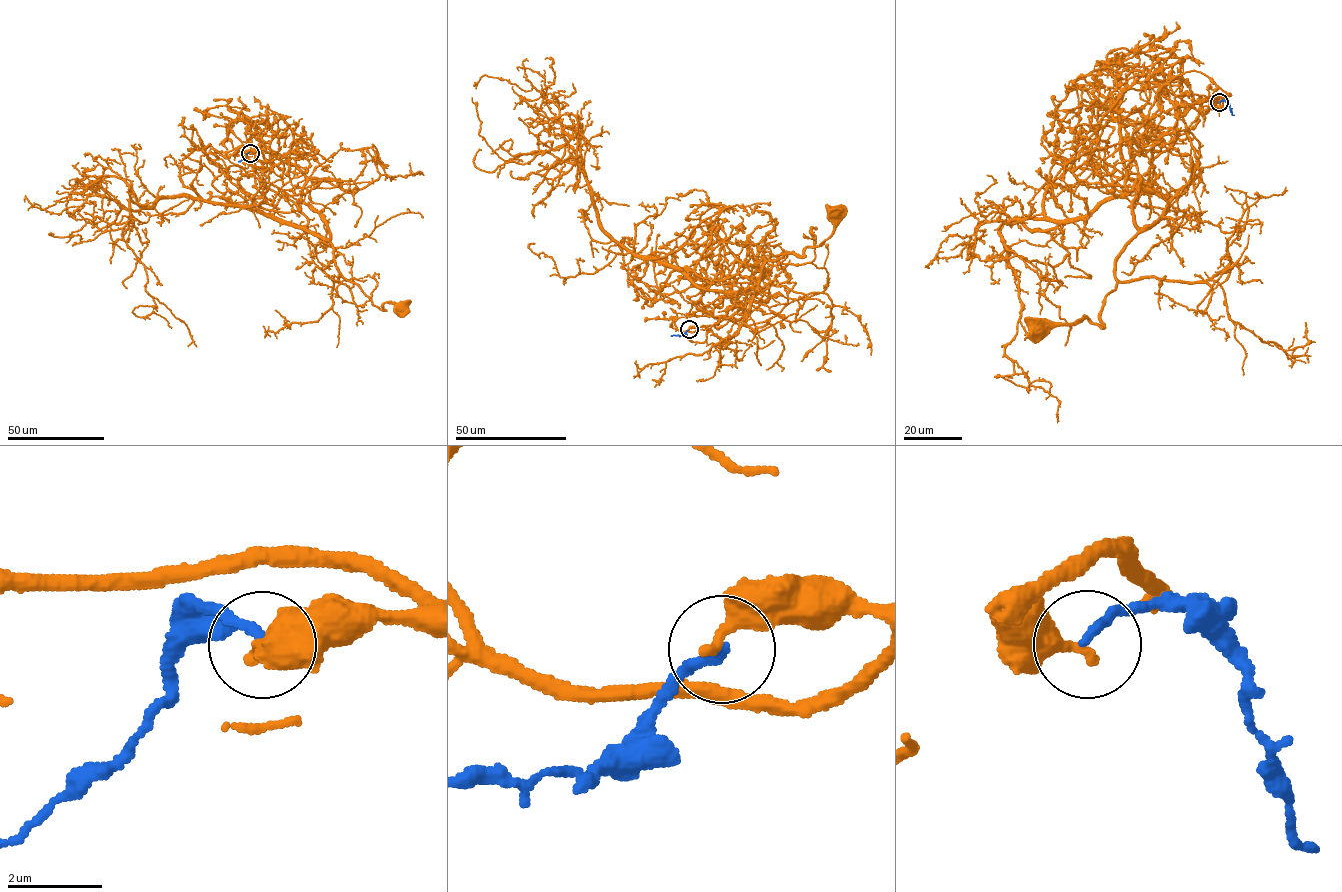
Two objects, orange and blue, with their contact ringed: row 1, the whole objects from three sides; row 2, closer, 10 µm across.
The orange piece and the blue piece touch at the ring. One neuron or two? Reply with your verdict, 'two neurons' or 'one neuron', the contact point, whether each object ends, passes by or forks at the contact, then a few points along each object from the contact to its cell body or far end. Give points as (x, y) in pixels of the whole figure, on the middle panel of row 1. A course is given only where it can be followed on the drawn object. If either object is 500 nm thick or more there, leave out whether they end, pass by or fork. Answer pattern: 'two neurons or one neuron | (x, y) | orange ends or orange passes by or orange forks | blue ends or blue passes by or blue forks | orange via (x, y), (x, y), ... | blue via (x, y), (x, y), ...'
two neurons | (689, 329) | orange ends | blue ends | orange via (688, 329), (729, 319), (766, 286), (762, 269), (742, 265), (760, 278), (763, 258), (821, 246), (833, 212) | blue via (688, 329), (680, 335), (671, 336)

